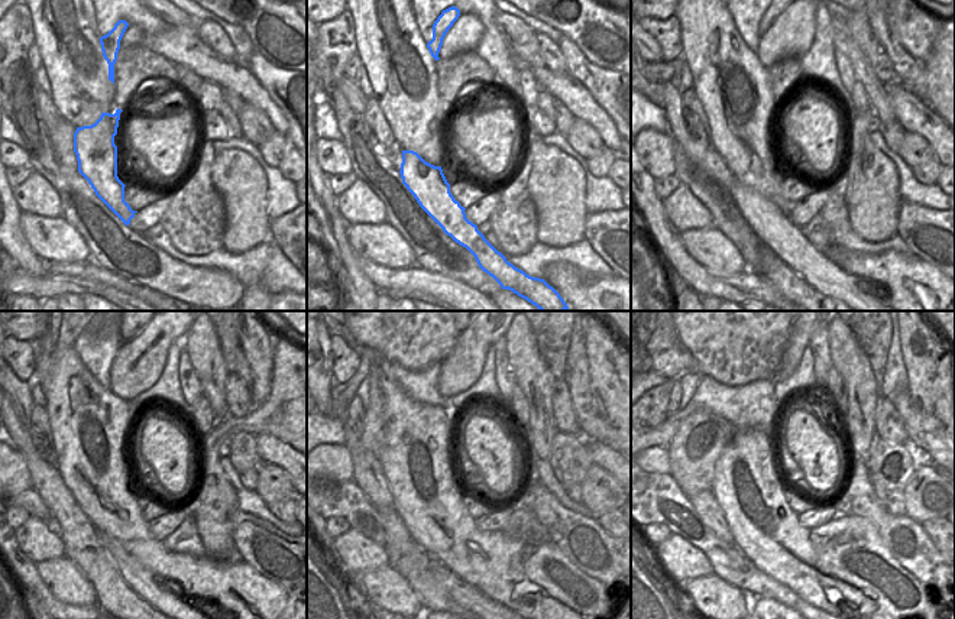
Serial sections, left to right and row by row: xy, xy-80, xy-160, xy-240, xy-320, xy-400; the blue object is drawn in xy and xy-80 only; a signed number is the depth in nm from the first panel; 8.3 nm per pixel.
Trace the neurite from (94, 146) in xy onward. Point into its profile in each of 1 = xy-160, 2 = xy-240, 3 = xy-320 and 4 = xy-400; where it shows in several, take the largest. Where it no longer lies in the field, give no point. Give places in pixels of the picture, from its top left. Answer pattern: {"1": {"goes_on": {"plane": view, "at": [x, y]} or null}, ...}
{"1": {"goes_on": {"plane": "xy-160", "at": [764, 217]}}, "2": {"goes_on": {"plane": "xy-240", "at": [154, 592]}}, "3": {"goes_on": {"plane": "xy-320", "at": [478, 603]}}, "4": {"goes_on": {"plane": "xy-400", "at": [799, 605]}}}

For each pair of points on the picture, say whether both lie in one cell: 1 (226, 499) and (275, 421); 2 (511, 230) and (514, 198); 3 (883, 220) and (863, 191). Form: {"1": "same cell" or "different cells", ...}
{"1": "same cell", "2": "same cell", "3": "same cell"}

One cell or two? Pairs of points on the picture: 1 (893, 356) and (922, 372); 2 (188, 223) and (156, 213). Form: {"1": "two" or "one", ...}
{"1": "two", "2": "two"}

